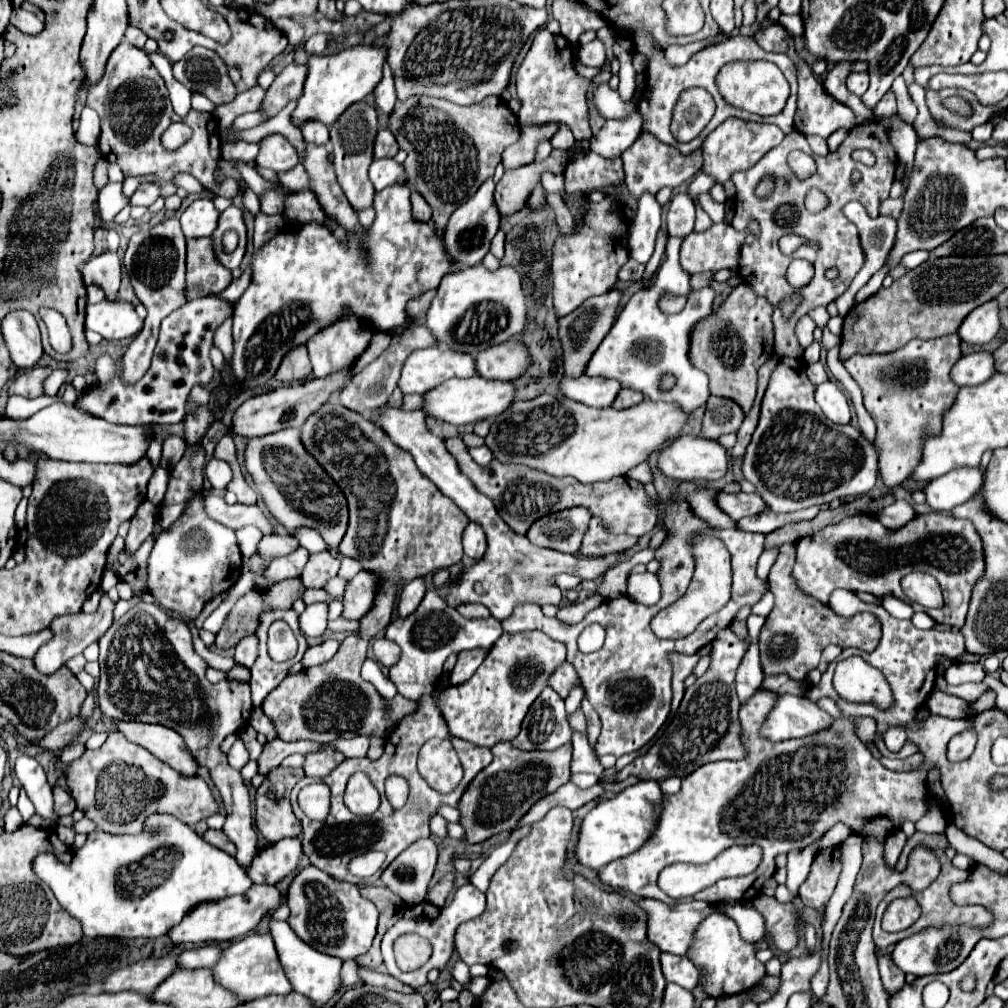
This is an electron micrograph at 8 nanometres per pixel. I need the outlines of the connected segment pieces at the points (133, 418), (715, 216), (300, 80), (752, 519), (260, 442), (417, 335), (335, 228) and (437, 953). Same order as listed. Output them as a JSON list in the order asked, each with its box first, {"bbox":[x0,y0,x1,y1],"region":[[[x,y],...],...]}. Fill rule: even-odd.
[{"bbox":[80,294,234,424],"region":[[[208,294],[196,300],[188,300],[184,306],[174,310],[170,316],[162,320],[160,338],[154,350],[150,370],[134,384],[124,386],[120,382],[120,360],[116,362],[116,376],[112,378],[108,388],[88,390],[80,402],[80,410],[90,412],[94,416],[102,416],[108,422],[122,424],[176,424],[184,418],[184,402],[190,390],[200,384],[208,386],[214,378],[214,366],[210,360],[212,338],[216,328],[232,316],[234,304],[222,300],[216,294]]]},{"bbox":[700,194,725,223],"region":[[[708,194],[700,196],[700,206],[704,208],[714,223],[724,222],[725,220],[725,205],[720,205],[710,200]]]},{"bbox":[264,64,308,118],"region":[[[288,64],[282,68],[282,72],[276,76],[274,84],[268,88],[264,98],[264,112],[268,118],[276,116],[290,100],[298,100],[300,92],[304,90],[304,76],[308,74],[308,68],[302,64]]]},{"bbox":[738,508,820,534],"region":[[[806,508],[806,510],[794,512],[794,514],[772,514],[772,512],[770,514],[756,514],[756,516],[746,516],[744,520],[740,520],[738,526],[746,532],[770,534],[770,532],[774,532],[776,528],[780,528],[784,524],[814,518],[818,512],[820,512],[820,508]]]},{"bbox":[244,428,348,546],"region":[[[288,428],[274,432],[272,436],[252,438],[244,450],[246,472],[258,488],[268,512],[280,522],[290,534],[294,528],[310,526],[316,528],[326,544],[338,546],[348,522],[348,508],[340,488],[322,472],[322,466],[304,450],[300,442],[300,430]]]},{"bbox":[340,326,436,416],"region":[[[416,326],[416,328],[410,328],[406,330],[404,334],[400,336],[392,336],[392,342],[390,346],[372,362],[368,364],[362,372],[358,372],[348,386],[342,388],[340,392],[340,402],[350,408],[350,410],[356,410],[358,414],[362,416],[368,416],[372,408],[378,408],[382,404],[388,402],[390,394],[394,392],[394,388],[398,386],[398,380],[400,380],[400,368],[404,366],[404,360],[412,354],[412,350],[420,350],[420,348],[428,348],[428,346],[434,346],[436,344],[436,338],[432,336],[432,332],[428,332],[426,326]]]},{"bbox":[286,190,342,236],"region":[[[302,190],[298,194],[286,196],[286,222],[288,224],[306,224],[306,222],[320,222],[332,232],[342,236],[342,228],[336,218],[330,218],[324,208],[320,206],[318,198],[312,190]]]},{"bbox":[381,884,486,988],"region":[[[464,884],[462,888],[458,888],[458,890],[454,892],[454,898],[452,898],[446,906],[442,906],[442,908],[438,908],[438,906],[434,906],[434,904],[430,904],[430,902],[420,902],[420,904],[408,908],[406,915],[396,923],[398,925],[390,928],[382,939],[381,953],[384,965],[392,976],[400,978],[402,982],[406,982],[406,984],[410,984],[410,986],[414,986],[414,988],[424,986],[424,984],[428,982],[426,976],[428,976],[428,972],[430,972],[432,968],[436,968],[436,970],[440,970],[440,972],[450,968],[452,954],[454,954],[454,934],[456,934],[456,928],[458,928],[460,924],[468,922],[468,920],[478,918],[478,916],[484,912],[484,908],[486,908],[486,896],[484,896],[480,890],[476,890],[472,884]],[[410,932],[432,940],[432,956],[430,956],[430,960],[428,960],[424,966],[420,966],[418,970],[414,970],[414,972],[402,972],[402,970],[398,968],[393,956],[393,944],[398,937]]]}]

